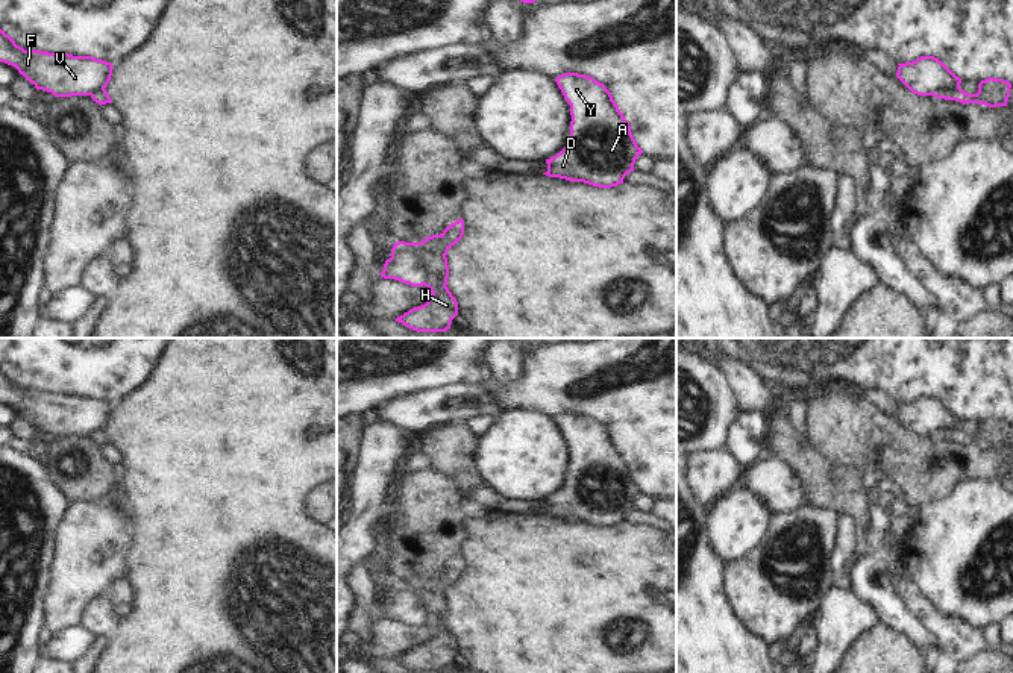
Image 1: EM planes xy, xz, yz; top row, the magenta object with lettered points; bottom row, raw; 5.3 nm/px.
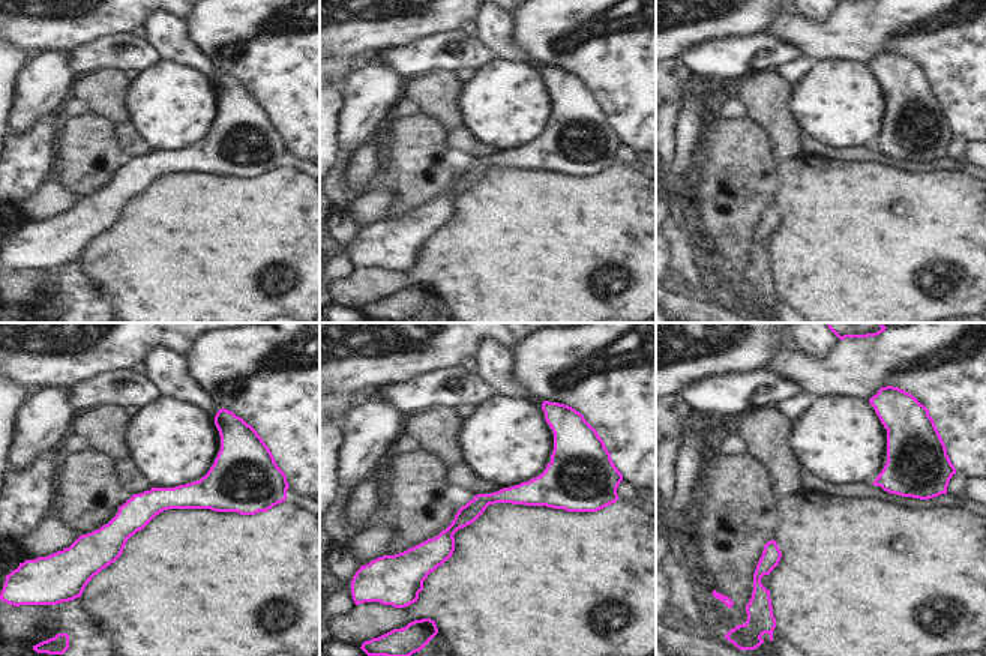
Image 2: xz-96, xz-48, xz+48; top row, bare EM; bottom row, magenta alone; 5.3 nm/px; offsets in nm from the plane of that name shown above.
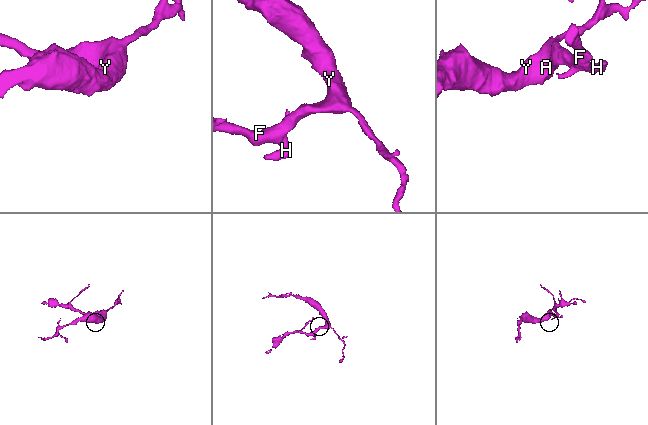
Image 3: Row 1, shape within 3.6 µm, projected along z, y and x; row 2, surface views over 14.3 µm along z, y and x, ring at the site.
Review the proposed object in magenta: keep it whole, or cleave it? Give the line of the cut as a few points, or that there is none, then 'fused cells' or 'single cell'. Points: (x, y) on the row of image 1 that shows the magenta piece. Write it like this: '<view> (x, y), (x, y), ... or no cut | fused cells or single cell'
xz (442, 234), (426, 259), (423, 284) | fused cells

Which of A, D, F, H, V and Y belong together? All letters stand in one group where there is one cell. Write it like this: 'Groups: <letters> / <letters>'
Groups: A D F V Y / H

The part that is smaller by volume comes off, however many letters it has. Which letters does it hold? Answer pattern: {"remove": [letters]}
{"remove": ["H"]}

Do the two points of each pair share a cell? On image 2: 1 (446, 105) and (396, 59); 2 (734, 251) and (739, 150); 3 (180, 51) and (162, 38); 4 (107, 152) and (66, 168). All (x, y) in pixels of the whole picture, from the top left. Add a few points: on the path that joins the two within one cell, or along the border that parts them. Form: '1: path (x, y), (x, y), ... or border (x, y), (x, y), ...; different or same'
1: border (452, 71), (432, 71), (408, 80); different
2: path (734, 225), (739, 176); same
3: path (176, 47), (167, 38); same
4: path (96, 155), (77, 168); same

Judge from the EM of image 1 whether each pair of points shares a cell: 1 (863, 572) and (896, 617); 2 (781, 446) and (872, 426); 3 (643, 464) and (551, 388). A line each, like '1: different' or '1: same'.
1: same
2: different
3: same

